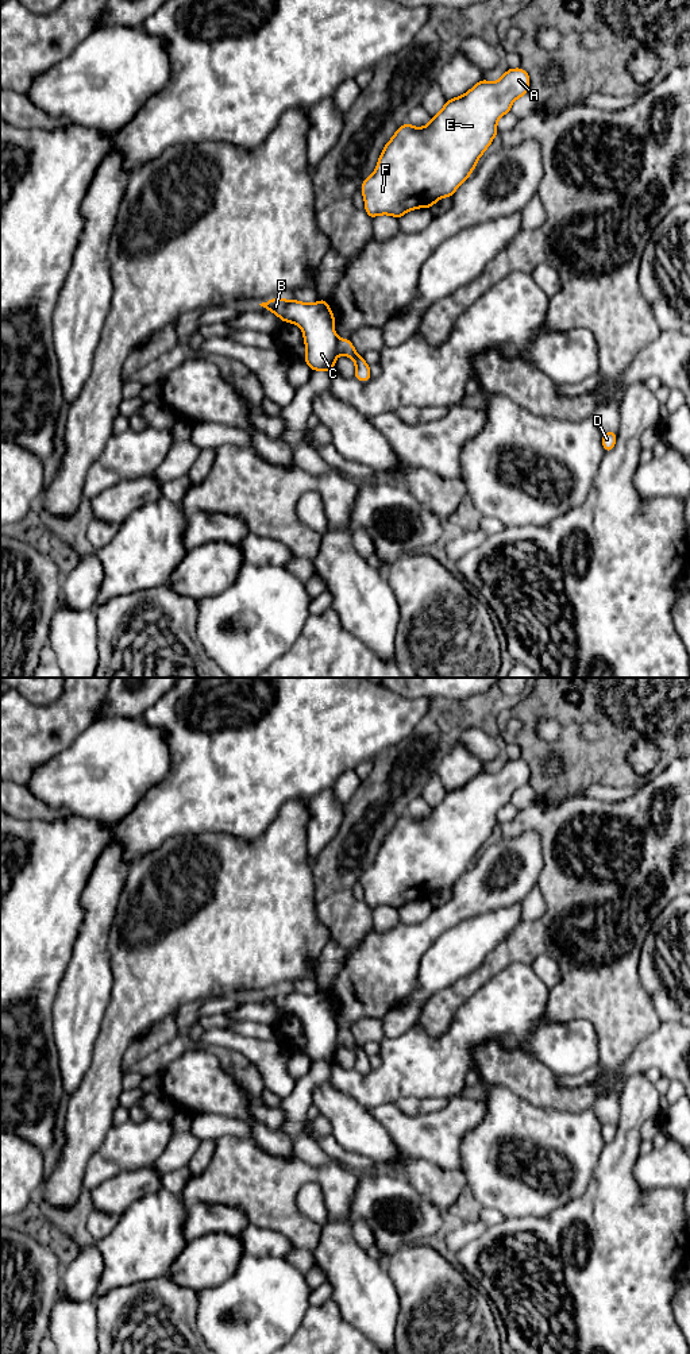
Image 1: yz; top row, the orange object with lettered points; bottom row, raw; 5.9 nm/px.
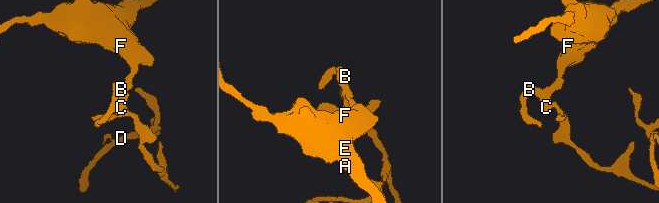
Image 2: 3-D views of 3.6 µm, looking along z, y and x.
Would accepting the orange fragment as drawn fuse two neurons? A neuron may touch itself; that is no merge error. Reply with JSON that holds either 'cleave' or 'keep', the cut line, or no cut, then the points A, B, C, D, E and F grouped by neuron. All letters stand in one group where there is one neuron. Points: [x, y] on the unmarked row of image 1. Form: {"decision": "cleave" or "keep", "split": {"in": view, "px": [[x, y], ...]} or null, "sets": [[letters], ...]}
{"decision": "cleave", "split": {"in": "yz", "px": [[339, 1030], [338, 1045]]}, "sets": [["A", "B", "C", "E", "F"], ["D"]]}

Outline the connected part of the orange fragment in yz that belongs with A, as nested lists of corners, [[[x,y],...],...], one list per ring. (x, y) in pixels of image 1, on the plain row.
[[[523,759],[508,760],[498,772],[481,771],[465,786],[446,792],[425,818],[402,815],[385,836],[374,864],[361,877],[369,909],[390,906],[400,910],[412,900],[431,899],[440,890],[452,888],[498,825],[498,810],[510,803],[516,790],[528,784],[529,775]]]

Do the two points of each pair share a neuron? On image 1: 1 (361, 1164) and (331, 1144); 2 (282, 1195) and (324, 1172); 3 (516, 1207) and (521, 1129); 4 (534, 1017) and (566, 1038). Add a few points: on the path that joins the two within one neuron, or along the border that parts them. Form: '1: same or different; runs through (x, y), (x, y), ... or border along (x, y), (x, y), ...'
1: same; runs through (354, 1162), (338, 1150)
2: same; runs through (292, 1184), (303, 1173), (313, 1173)
3: same; runs through (496, 1183), (490, 1177), (490, 1141), (497, 1134)
4: same; runs through (542, 1025), (558, 1038)

